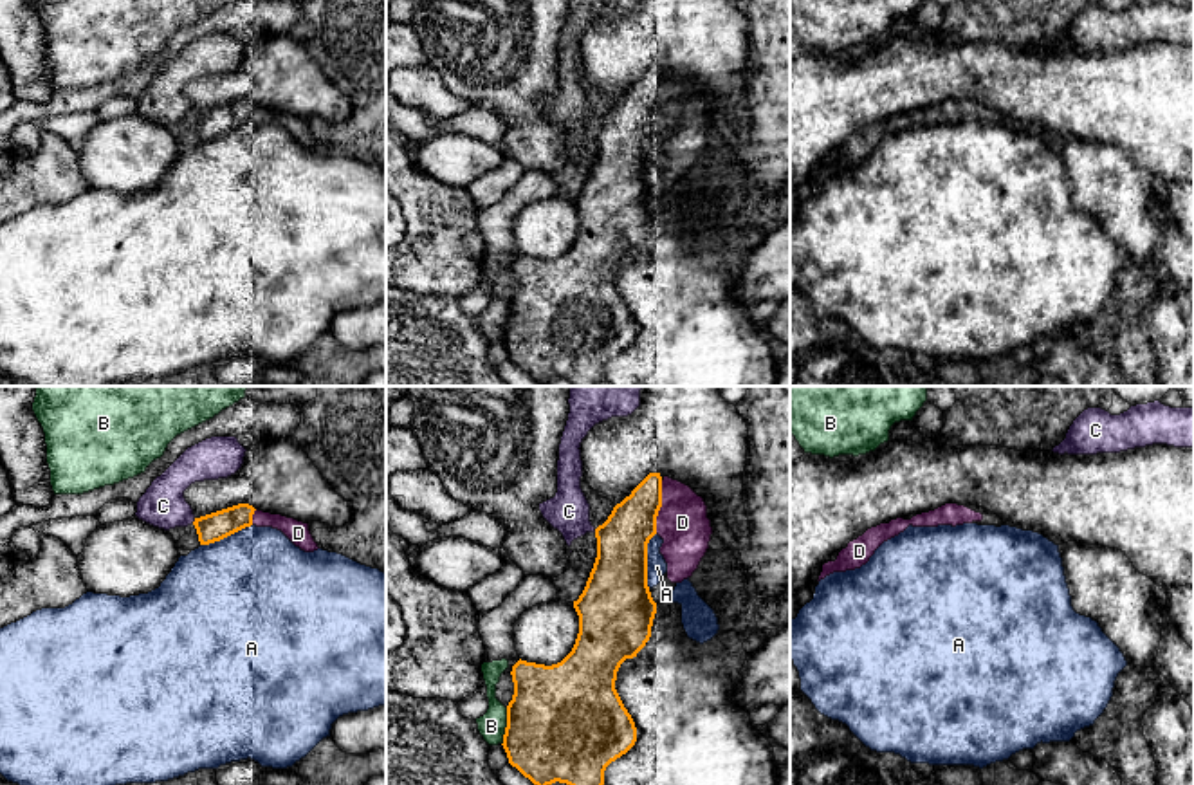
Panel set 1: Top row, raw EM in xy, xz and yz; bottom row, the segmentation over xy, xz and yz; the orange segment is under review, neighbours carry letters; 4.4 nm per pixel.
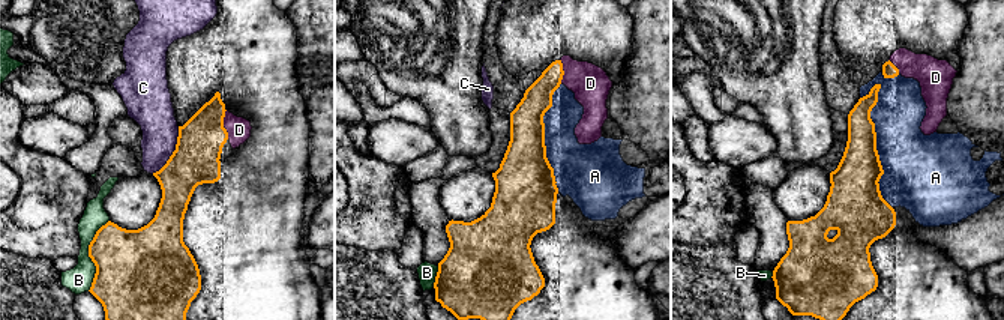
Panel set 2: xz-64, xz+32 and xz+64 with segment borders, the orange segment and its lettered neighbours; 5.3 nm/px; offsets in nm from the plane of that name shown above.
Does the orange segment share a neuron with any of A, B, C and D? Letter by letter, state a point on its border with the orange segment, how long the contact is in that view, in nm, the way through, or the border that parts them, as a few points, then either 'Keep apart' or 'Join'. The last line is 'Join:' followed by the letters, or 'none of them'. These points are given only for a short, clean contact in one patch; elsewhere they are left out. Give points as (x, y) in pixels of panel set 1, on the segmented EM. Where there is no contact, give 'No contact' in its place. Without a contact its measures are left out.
A: Touches orange at xz (646, 560). Shared border 260 nm. Keep apart
B: Touches orange at xz (507, 726). Shared border 170 nm. Keep apart
C: Touches orange at xy (195, 520). Shared border 30 nm. Keep apart
D: Touches orange at xz (661, 506). Shared border 240 nm. Join
Join: D

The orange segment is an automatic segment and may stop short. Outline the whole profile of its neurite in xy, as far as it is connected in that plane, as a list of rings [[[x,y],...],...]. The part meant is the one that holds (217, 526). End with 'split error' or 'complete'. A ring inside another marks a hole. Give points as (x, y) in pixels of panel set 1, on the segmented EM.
[[[238,503],[195,518],[193,525],[197,529],[200,545],[220,541],[245,527],[256,525],[281,531],[296,547],[305,552],[314,552],[319,549],[308,531],[308,523],[281,514],[263,513],[249,503]]]; split error

